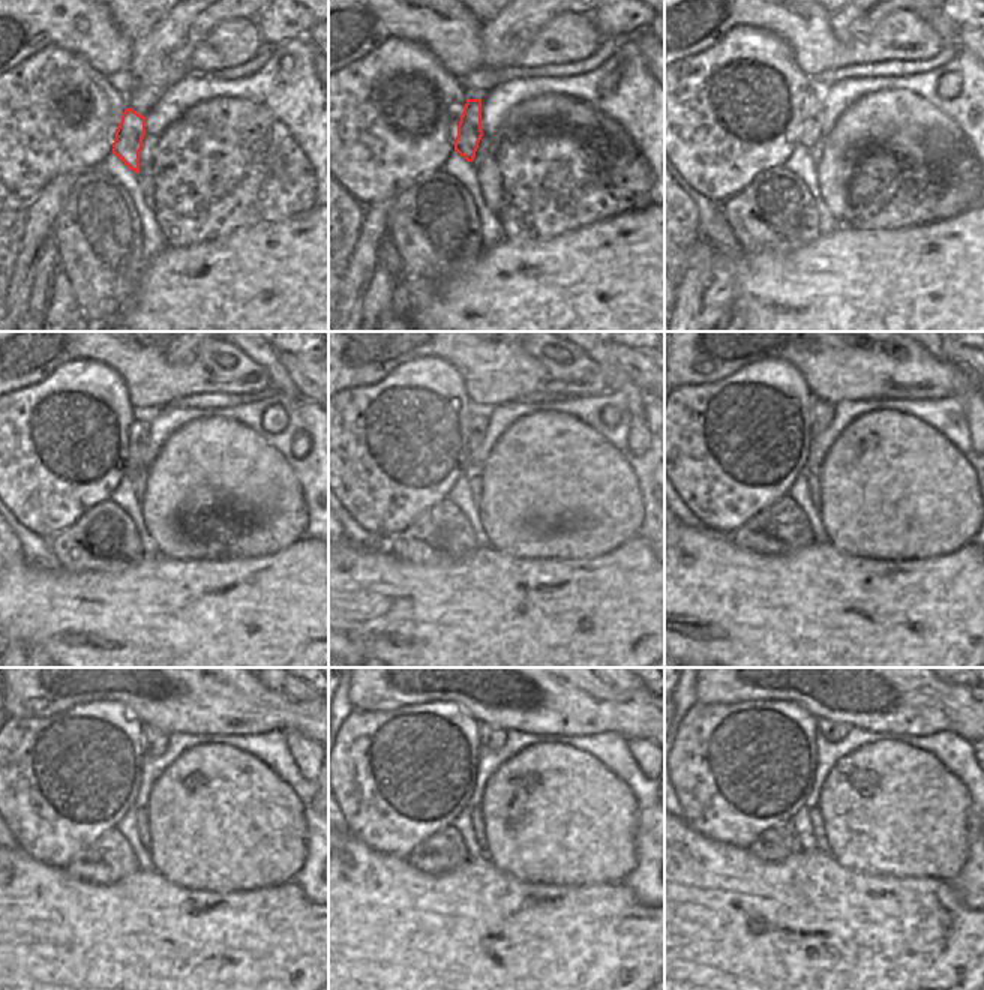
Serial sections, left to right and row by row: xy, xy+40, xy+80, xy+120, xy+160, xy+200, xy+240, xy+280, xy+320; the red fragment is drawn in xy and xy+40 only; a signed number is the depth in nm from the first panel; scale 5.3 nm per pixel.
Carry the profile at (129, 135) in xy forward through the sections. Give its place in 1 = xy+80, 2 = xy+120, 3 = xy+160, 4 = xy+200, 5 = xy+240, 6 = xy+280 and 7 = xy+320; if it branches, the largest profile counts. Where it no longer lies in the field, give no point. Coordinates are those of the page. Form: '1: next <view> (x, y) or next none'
1: next xy+80 (810, 134)
2: next xy+120 (138, 443)
3: next xy+160 (480, 413)
4: next xy+200 (822, 413)
5: next xy+240 (153, 743)
6: next xy+280 (492, 738)
7: next xy+320 (833, 732)

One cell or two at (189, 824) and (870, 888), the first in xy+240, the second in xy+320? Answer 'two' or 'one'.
two

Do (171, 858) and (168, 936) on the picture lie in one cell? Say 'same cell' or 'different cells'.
different cells

